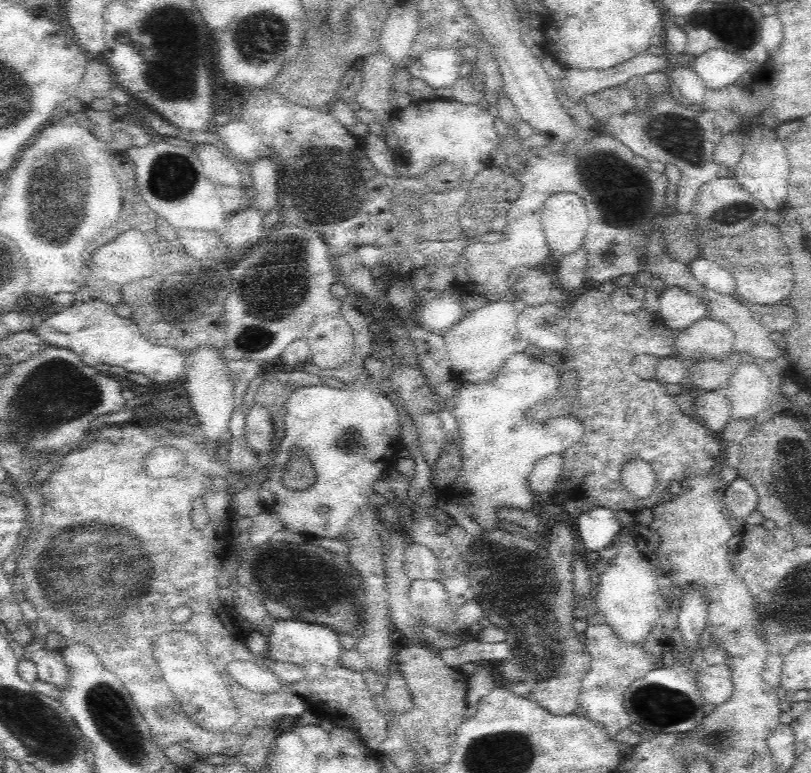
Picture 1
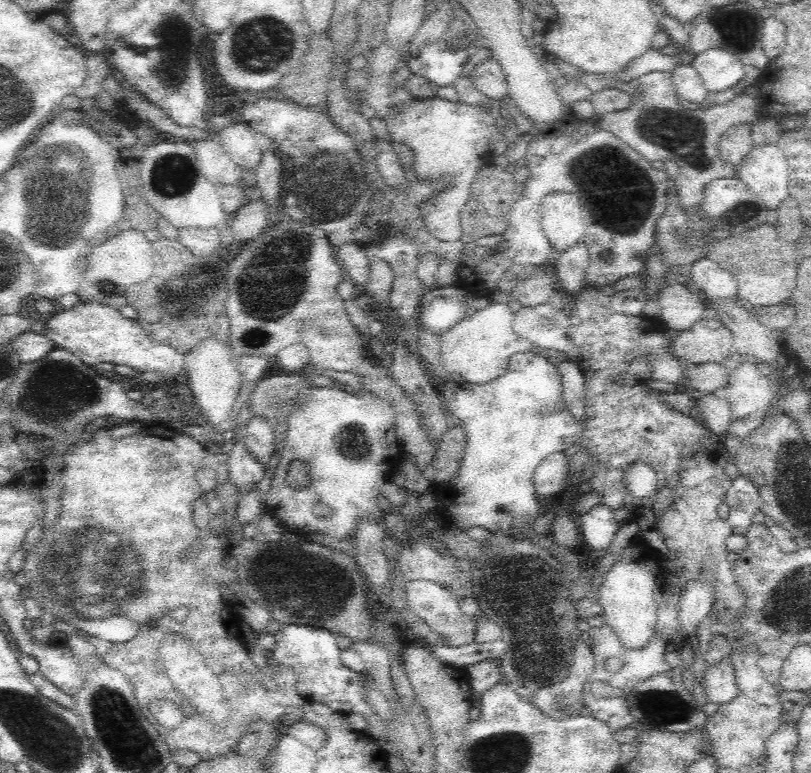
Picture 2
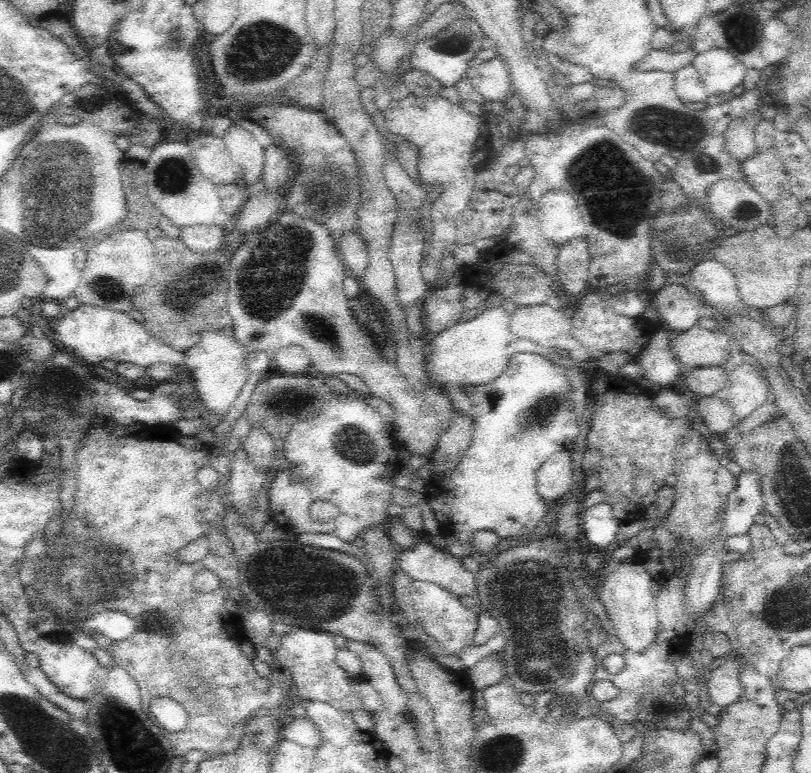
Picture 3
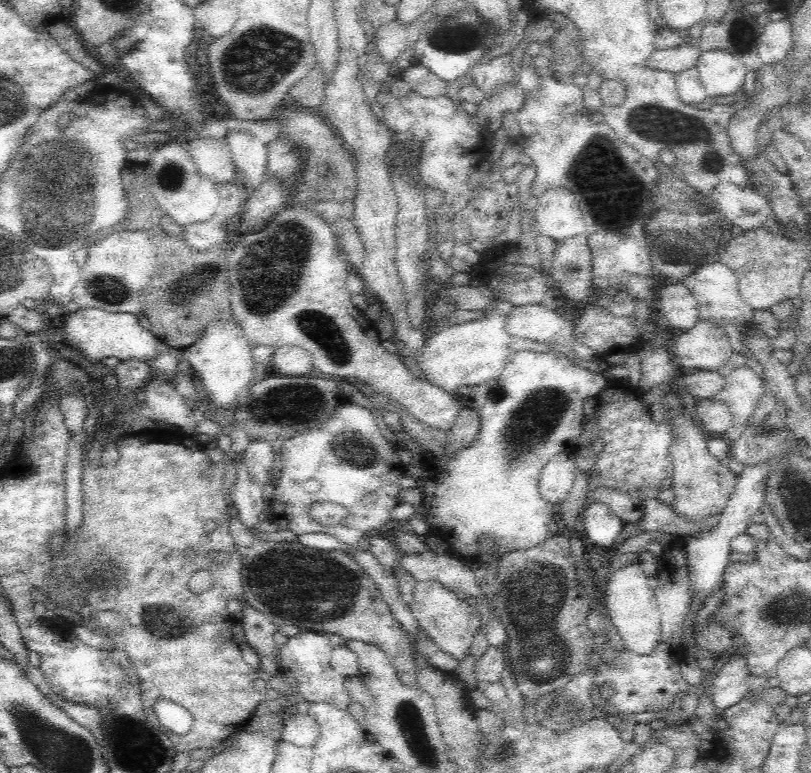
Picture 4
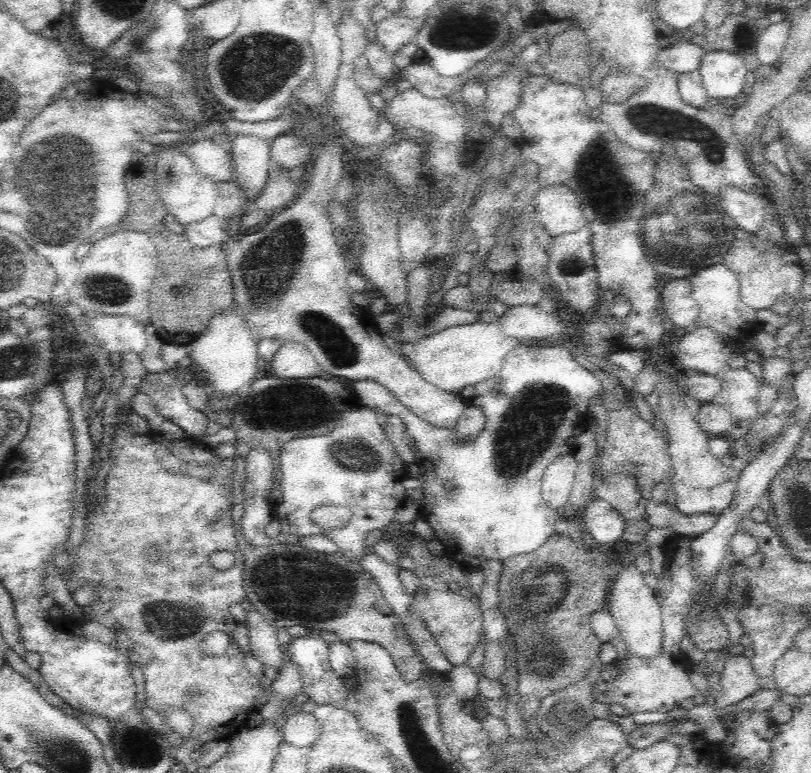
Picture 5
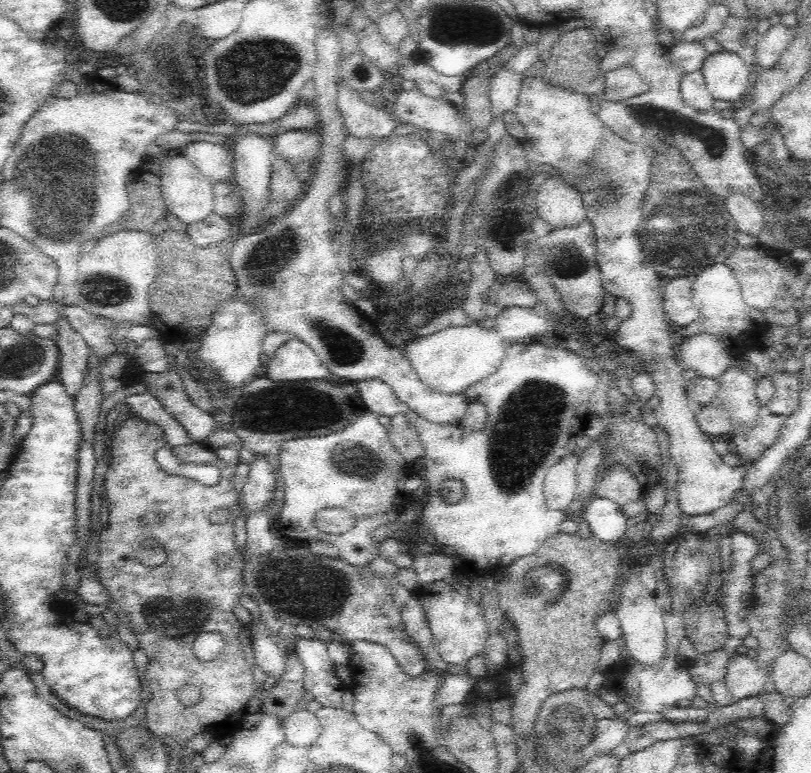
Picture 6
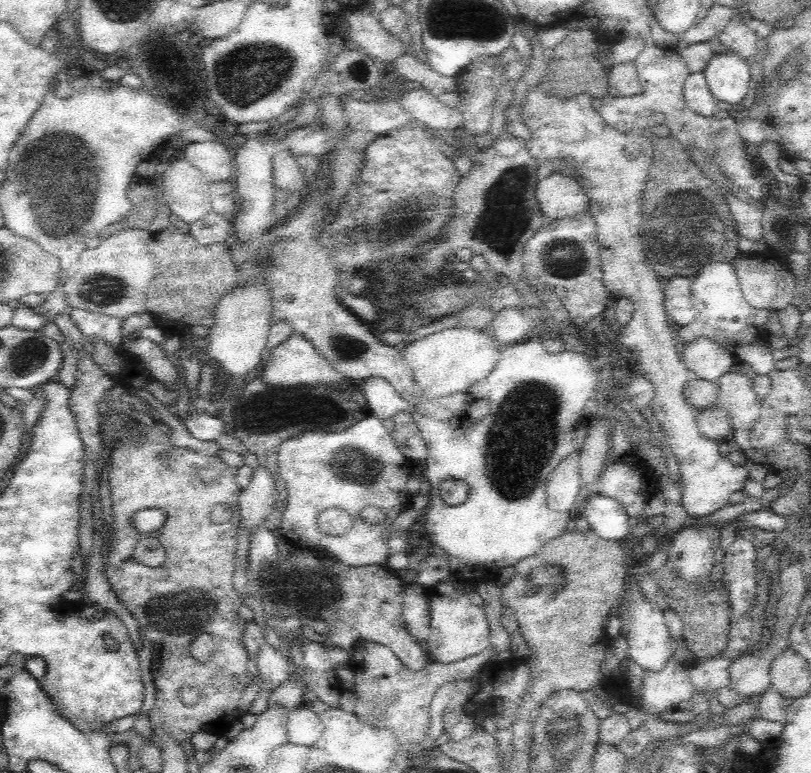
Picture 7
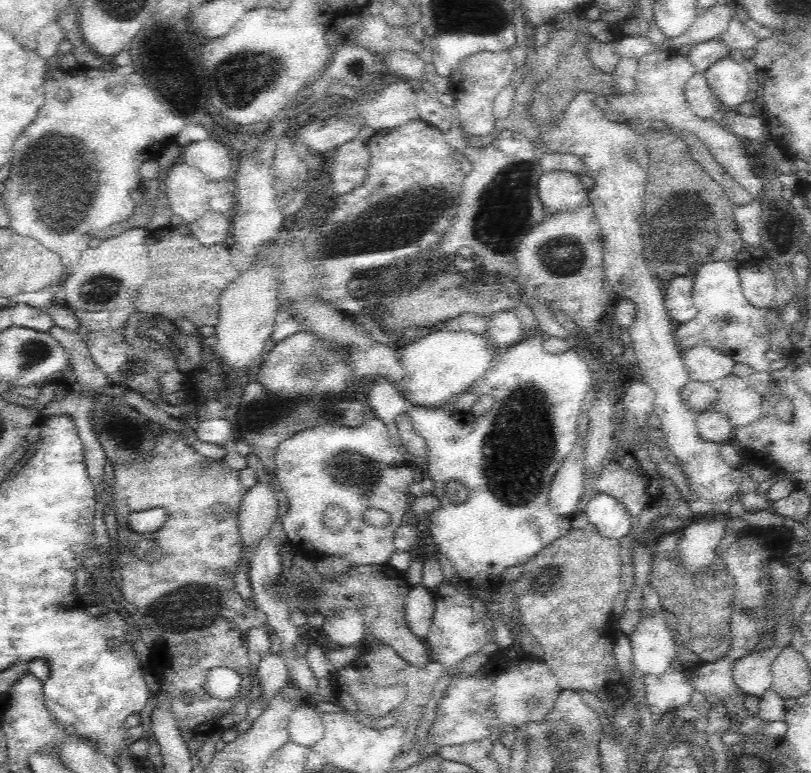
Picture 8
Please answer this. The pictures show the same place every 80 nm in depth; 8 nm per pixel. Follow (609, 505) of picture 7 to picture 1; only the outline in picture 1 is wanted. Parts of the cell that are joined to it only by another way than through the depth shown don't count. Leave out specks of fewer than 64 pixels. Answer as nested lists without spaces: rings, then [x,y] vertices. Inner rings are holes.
[[[593,507],[573,521],[586,551],[598,554],[618,536],[620,523],[617,513],[604,507]]]

